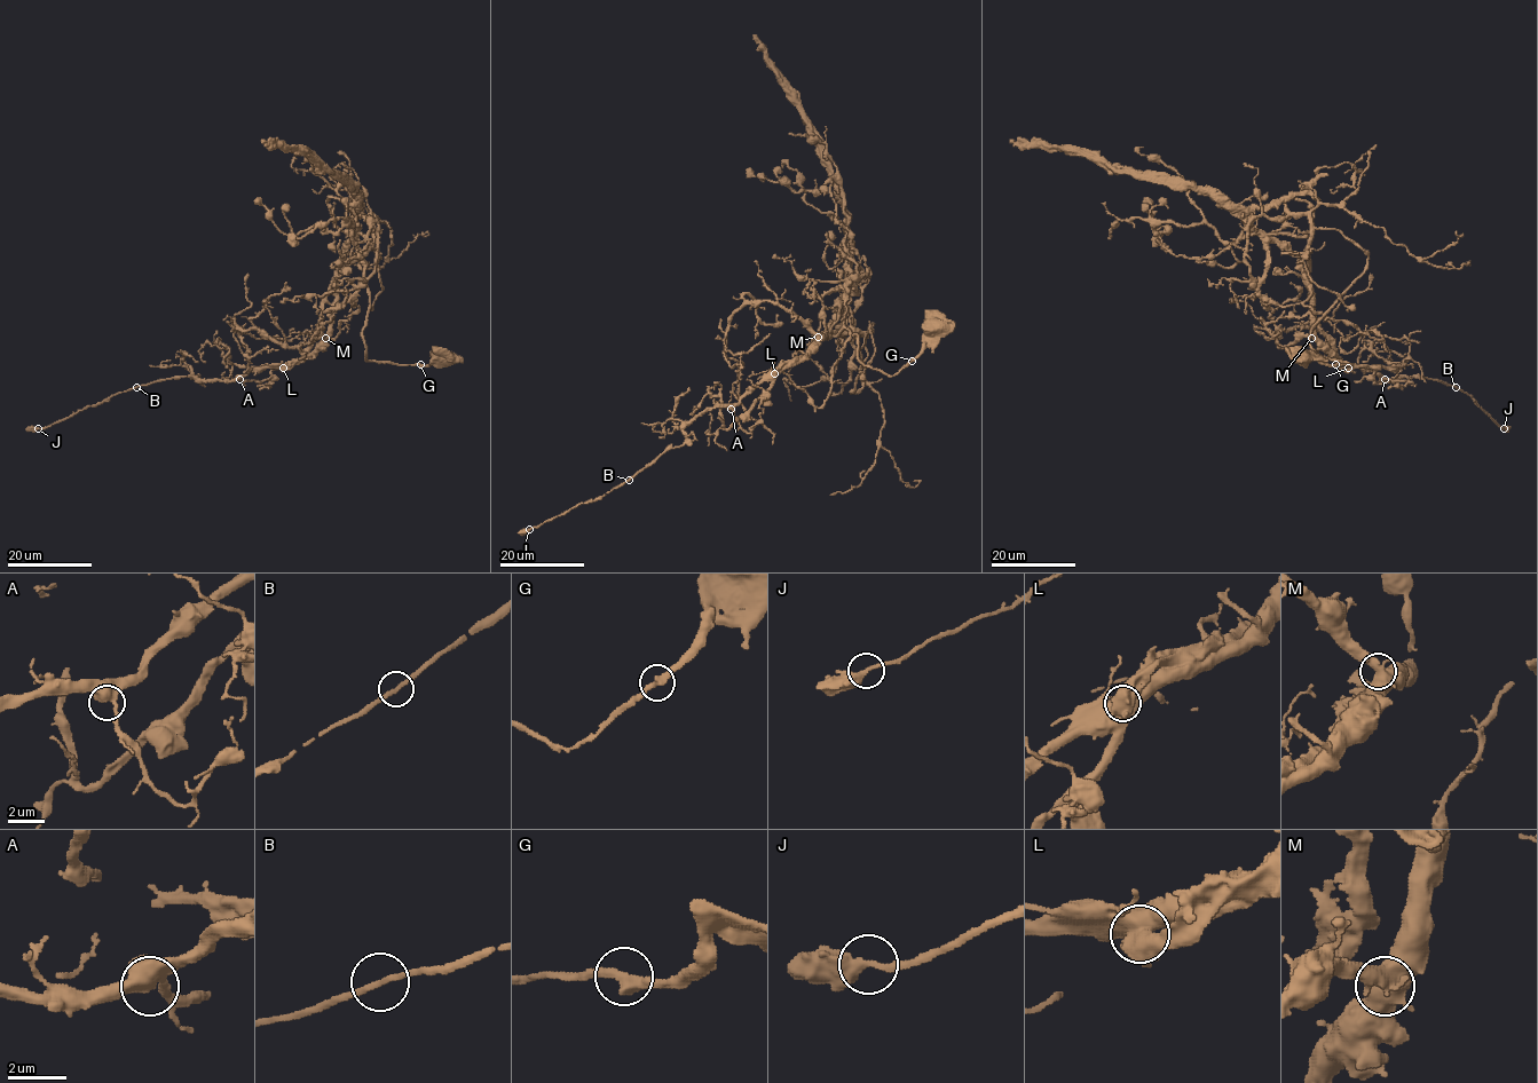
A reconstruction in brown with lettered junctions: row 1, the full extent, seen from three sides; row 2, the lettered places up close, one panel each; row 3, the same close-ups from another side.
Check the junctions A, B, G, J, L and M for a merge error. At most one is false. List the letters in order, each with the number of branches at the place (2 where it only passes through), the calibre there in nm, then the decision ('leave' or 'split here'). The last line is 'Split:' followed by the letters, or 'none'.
A: 2 branches meet; 480 nm thick; leave
B: 2 branches meet; 200 nm thick; leave
G: 2 branches meet; 380 nm thick; leave
J: 2 branches meet; 360 nm thick; leave
L: 2 branches meet; 850 nm thick; split here
M: 3 branches meet; 480 nm thick; leave
Split: L

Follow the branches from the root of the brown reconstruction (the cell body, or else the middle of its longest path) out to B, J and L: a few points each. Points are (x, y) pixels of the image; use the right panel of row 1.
B: (1304, 355), (1350, 364), (1310, 344), (1366, 265), (1335, 229), (1309, 245), (1333, 353), (1456, 386)
J: (1304, 355), (1350, 364), (1310, 344), (1366, 265), (1335, 229), (1309, 245), (1333, 353), (1450, 385), (1504, 428)
L: (1304, 355), (1350, 364), (1310, 344), (1366, 265), (1335, 229), (1315, 228), (1309, 245), (1310, 303), (1349, 368)

